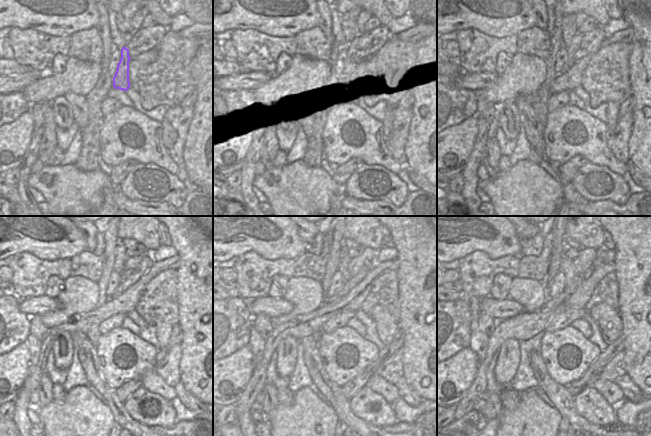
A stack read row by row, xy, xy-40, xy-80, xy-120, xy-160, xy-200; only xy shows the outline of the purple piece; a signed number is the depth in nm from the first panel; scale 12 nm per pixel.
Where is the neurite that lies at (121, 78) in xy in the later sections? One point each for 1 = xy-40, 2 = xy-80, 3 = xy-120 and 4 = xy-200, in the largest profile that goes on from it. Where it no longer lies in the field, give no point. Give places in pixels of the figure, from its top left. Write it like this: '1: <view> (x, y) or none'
1: xy-40 (350, 66)
2: xy-80 (576, 41)
3: xy-120 (131, 263)
4: xy-200 (584, 263)

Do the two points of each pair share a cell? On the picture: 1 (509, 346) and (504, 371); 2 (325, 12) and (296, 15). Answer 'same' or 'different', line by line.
1: same
2: different

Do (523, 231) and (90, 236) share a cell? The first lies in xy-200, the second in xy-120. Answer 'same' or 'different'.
same

